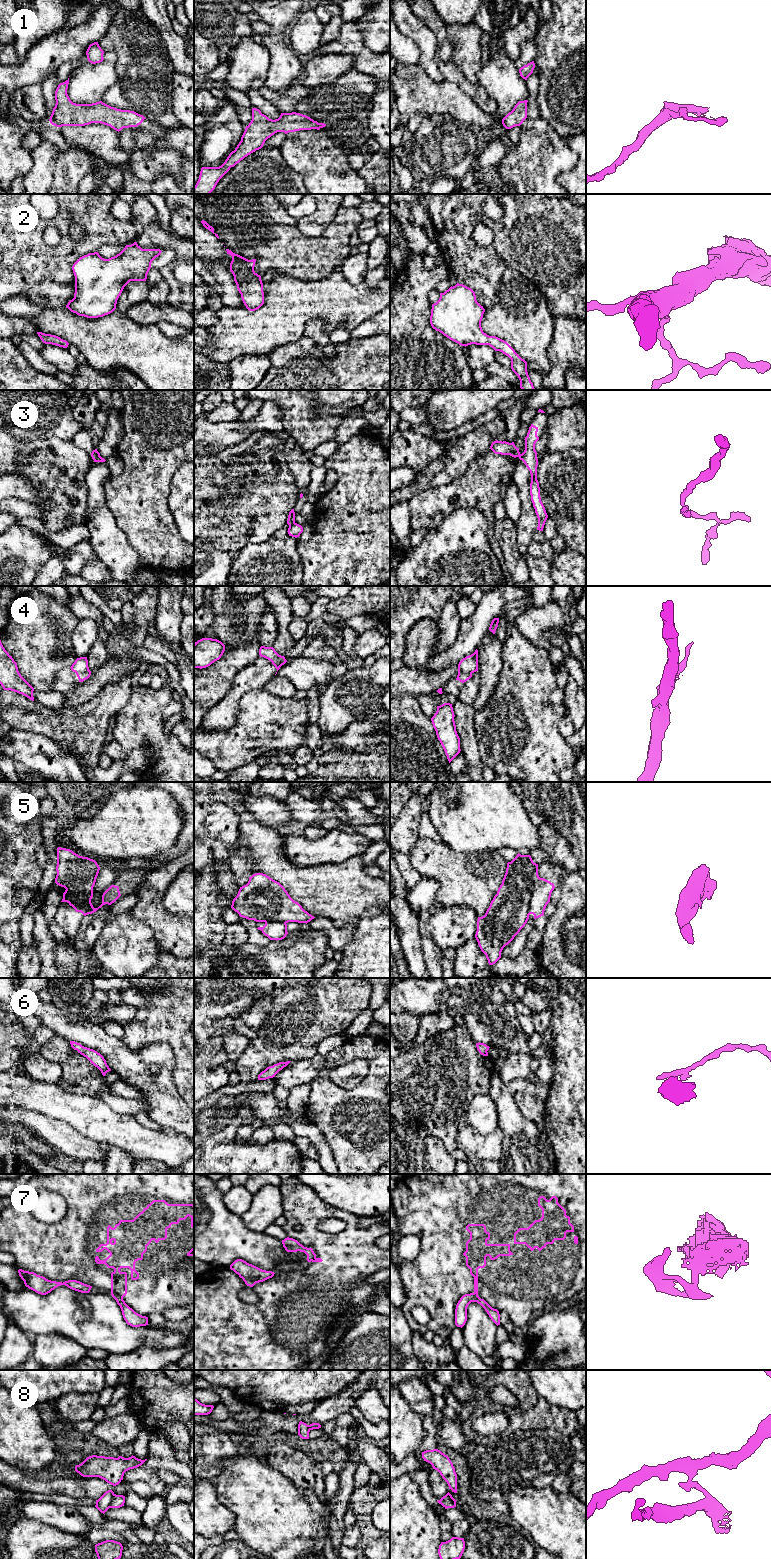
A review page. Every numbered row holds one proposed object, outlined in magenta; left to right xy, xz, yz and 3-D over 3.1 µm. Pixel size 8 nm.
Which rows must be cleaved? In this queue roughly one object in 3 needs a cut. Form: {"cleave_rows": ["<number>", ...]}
{"cleave_rows": ["4", "5", "7", "8"]}

